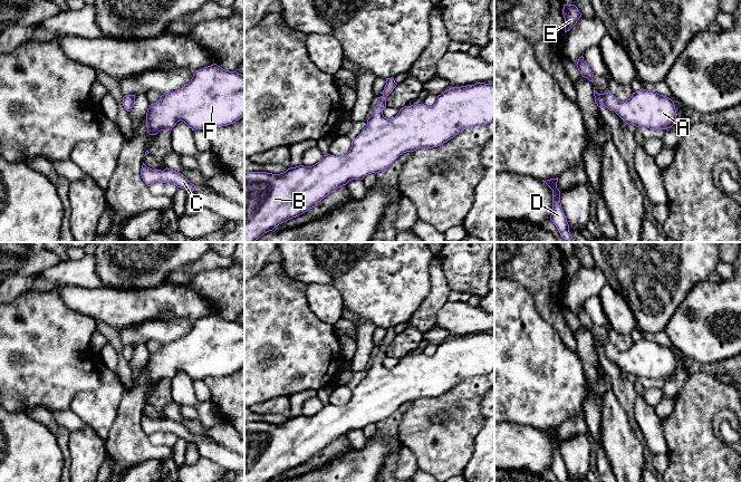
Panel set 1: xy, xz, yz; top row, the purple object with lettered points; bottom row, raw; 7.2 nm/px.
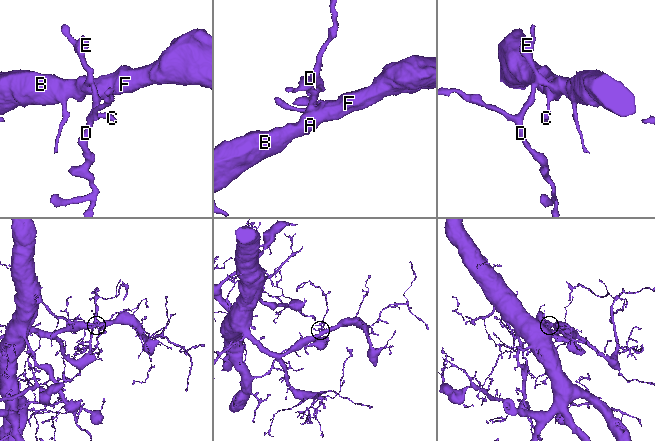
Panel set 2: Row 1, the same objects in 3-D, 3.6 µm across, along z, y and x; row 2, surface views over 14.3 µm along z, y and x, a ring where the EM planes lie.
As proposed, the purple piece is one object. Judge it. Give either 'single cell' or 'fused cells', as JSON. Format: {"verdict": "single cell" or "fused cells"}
{"verdict": "single cell"}

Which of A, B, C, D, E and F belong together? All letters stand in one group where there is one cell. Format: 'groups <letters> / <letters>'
groups A B C D E F

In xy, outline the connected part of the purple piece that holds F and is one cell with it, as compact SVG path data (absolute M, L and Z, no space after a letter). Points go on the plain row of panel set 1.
M216 314L196 320L184 337L161 346L146 363L150 385L184 372L192 380L227 376L244 366L244 326Z

